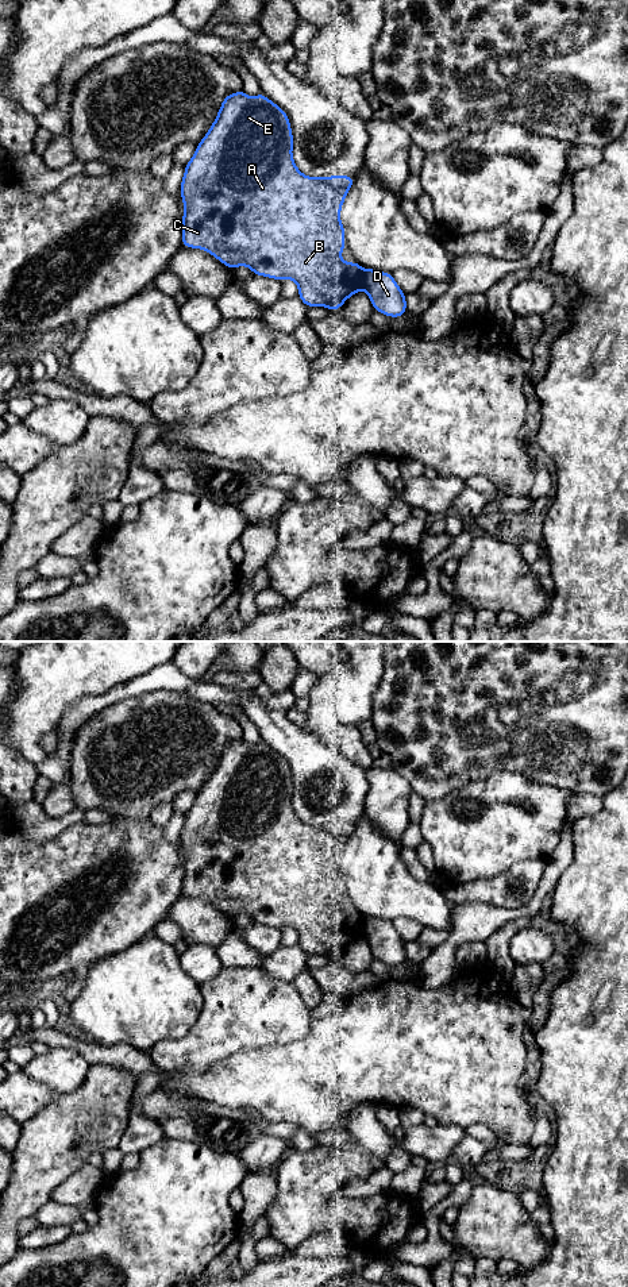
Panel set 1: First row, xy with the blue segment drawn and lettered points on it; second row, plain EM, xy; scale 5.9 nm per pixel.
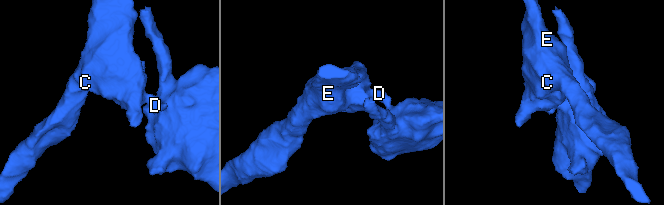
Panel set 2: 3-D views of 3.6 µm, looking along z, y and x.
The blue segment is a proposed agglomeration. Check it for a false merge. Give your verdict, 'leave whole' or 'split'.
split

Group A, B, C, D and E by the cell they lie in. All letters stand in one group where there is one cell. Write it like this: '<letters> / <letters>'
A B C E / D

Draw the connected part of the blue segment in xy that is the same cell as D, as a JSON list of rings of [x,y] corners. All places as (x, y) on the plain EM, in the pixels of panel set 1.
[[[375,917],[363,918],[362,933],[374,959],[394,967],[407,960],[405,943],[392,922]]]

